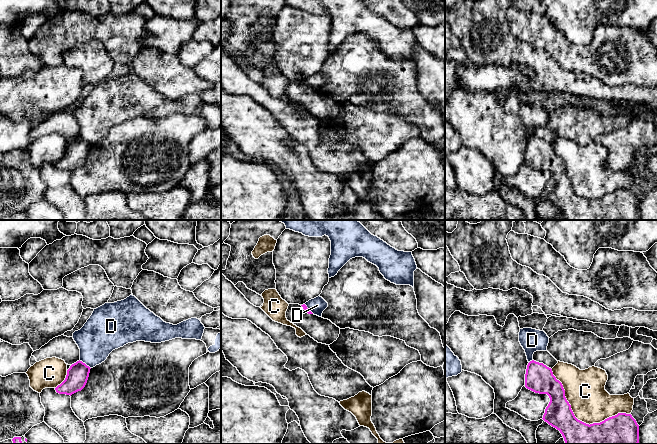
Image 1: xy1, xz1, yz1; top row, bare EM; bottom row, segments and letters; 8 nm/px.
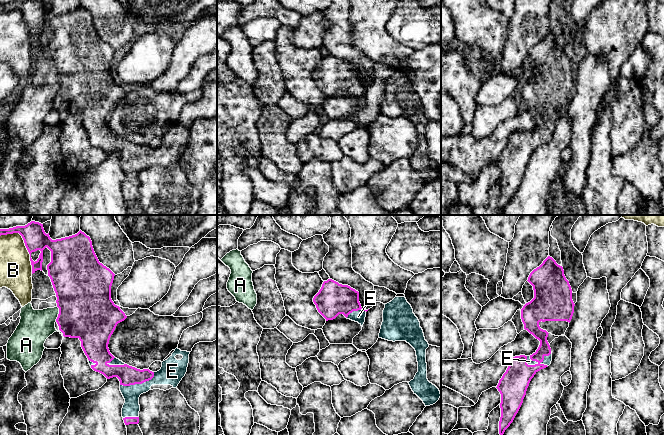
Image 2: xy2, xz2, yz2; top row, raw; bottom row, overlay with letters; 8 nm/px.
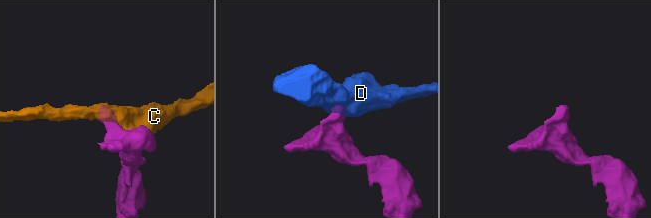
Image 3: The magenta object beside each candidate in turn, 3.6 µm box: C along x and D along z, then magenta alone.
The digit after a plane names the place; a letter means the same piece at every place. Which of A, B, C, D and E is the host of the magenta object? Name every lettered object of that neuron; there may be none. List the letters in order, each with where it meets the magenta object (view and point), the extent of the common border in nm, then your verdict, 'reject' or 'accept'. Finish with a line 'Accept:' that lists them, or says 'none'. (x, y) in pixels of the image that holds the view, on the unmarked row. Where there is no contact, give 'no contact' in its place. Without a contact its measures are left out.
A: xy2 (58, 90) | 130 nm | reject
B: xy2 (25, 21) | 400 nm | reject
C: yz1 (579, 196) | 750 nm | reject
D: xy1 (84, 139) | 120 nm | reject
E: xy2 (138, 159) | 300 nm | accept
Accept: E

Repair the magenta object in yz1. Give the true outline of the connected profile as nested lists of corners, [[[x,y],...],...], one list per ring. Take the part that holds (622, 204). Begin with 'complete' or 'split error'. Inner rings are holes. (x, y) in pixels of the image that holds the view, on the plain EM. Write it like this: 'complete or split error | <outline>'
complete | [[[530,137],[525,150],[525,163],[535,169],[547,170],[550,178],[543,196],[562,210],[565,220],[638,220],[639,201],[631,190],[618,189],[600,199],[586,200],[578,196],[565,173],[562,159],[553,151],[552,145],[543,139]]]

